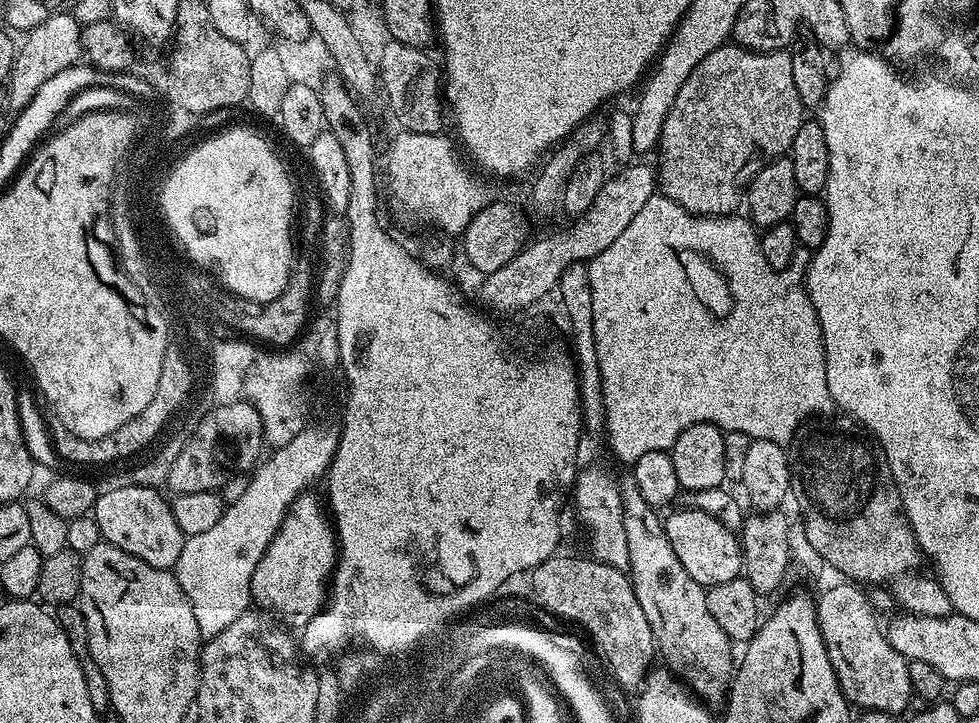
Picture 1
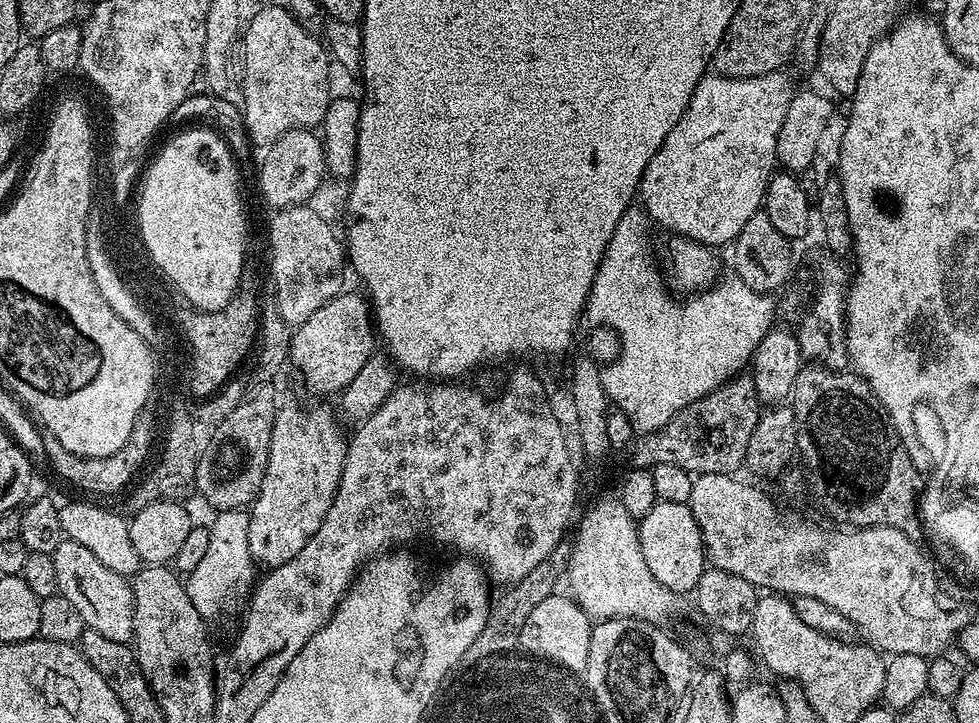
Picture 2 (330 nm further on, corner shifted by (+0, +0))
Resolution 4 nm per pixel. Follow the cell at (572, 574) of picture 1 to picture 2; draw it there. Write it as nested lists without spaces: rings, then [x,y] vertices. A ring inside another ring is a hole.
[[[550,595],[546,602],[538,602],[538,606],[534,606],[534,614],[530,614],[530,618],[526,618],[526,626],[522,626],[519,647],[529,656],[539,656],[573,674],[583,674],[590,654],[593,621],[575,599],[560,595]]]

